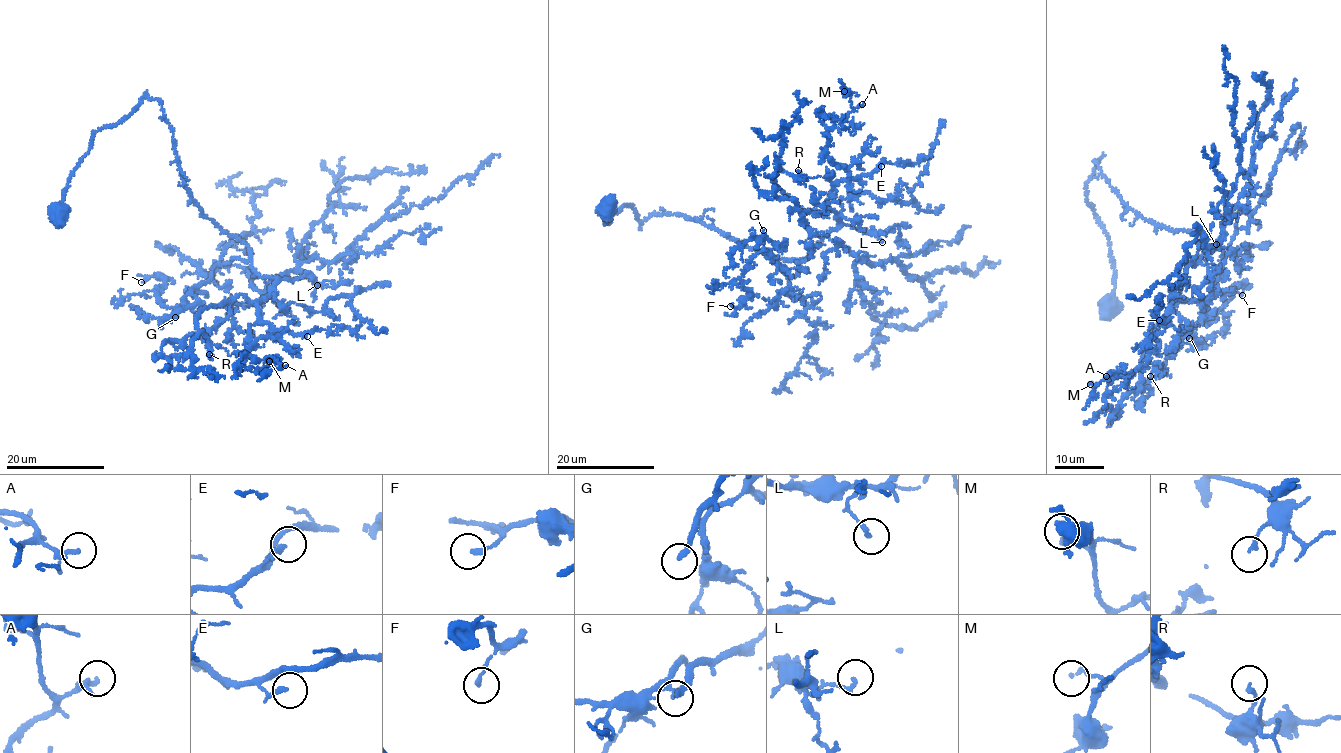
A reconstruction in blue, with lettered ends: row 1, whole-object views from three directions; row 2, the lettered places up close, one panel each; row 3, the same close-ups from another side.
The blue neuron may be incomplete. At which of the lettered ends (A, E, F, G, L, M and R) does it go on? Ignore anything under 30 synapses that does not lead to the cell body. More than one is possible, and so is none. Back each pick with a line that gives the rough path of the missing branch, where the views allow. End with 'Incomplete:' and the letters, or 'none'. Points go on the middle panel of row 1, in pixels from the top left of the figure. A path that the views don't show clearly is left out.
G: missing branch runs (763, 230), (748, 221), (742, 212), (731, 208), (734, 217), (728, 222), (726, 232)
Incomplete: G

